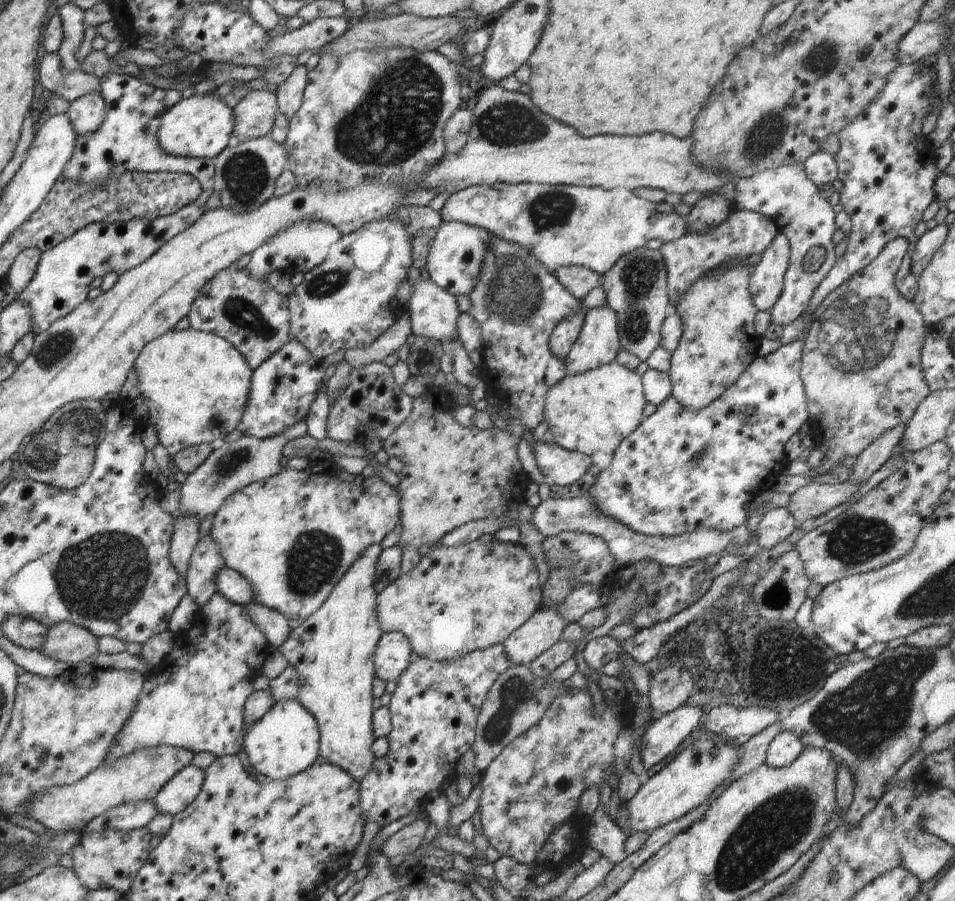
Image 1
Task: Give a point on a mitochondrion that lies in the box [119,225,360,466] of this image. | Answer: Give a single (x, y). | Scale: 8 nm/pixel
(242, 313)

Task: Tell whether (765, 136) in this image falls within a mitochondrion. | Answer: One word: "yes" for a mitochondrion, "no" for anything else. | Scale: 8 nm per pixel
yes

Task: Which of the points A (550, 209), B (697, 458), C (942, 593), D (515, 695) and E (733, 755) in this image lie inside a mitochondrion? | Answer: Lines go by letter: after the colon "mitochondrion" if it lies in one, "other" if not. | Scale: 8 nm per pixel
A: mitochondrion
B: mitochondrion
C: mitochondrion
D: mitochondrion
E: other

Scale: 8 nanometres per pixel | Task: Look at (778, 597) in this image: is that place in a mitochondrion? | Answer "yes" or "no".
yes

